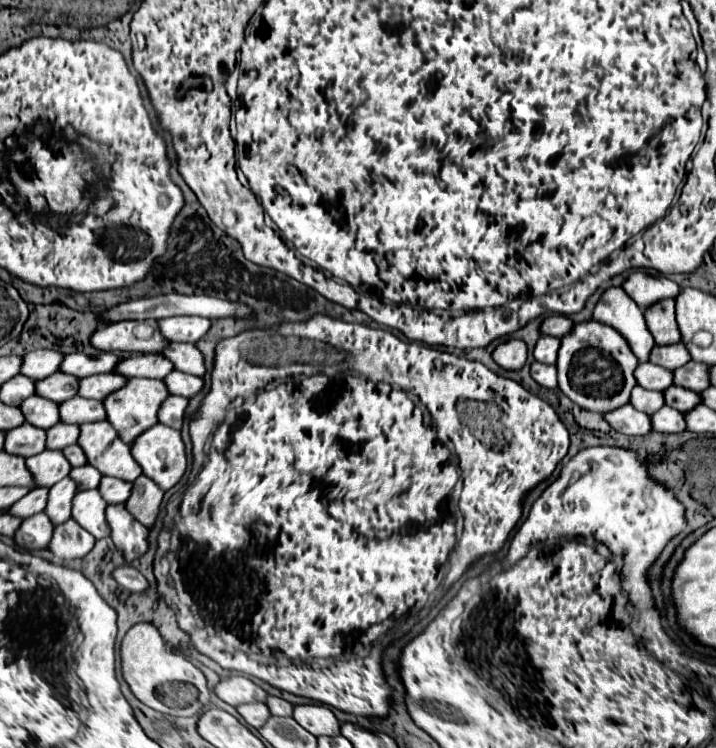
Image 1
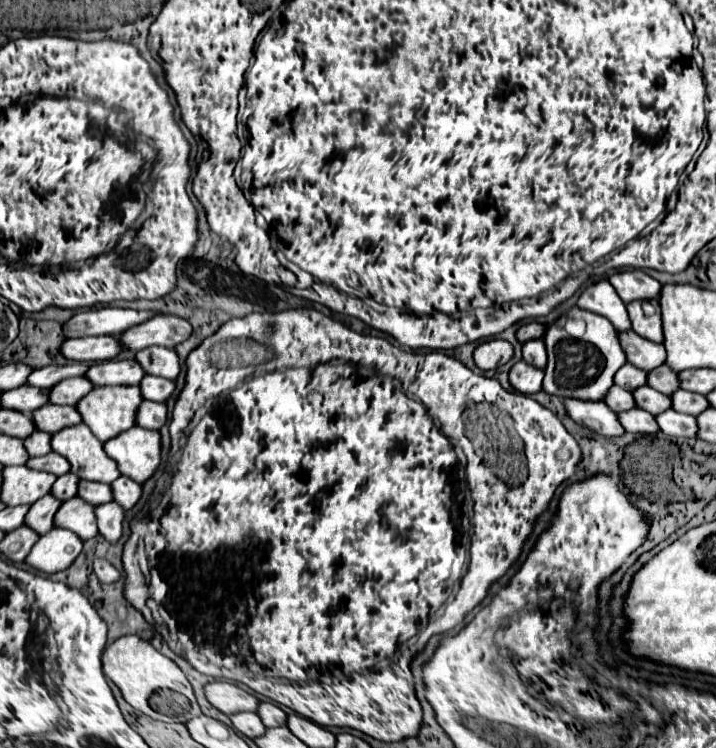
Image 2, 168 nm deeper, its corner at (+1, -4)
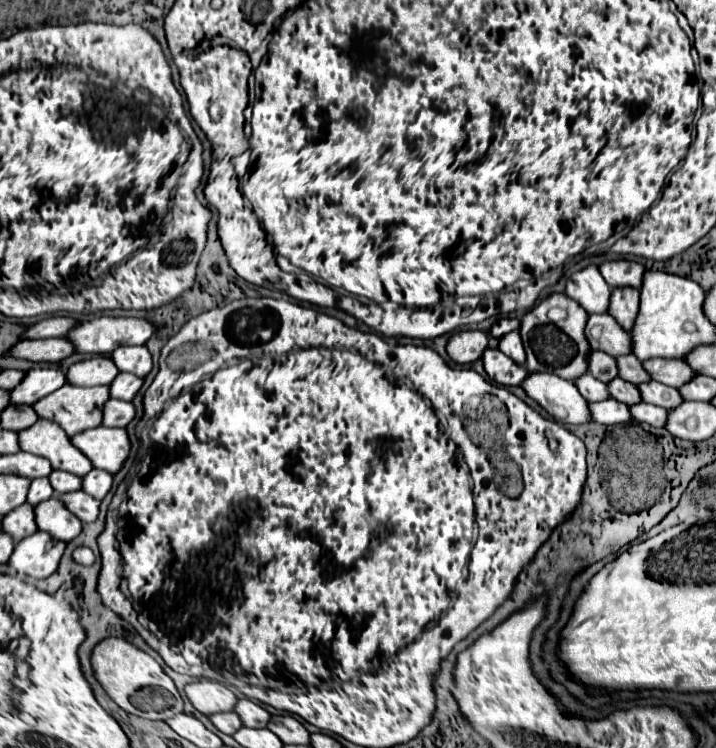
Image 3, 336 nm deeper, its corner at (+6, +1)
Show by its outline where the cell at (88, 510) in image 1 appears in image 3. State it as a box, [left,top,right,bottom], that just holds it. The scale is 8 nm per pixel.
[33,496,83,542]

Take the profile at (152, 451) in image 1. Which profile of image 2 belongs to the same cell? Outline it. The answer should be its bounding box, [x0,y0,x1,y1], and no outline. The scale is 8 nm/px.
[104,427,162,483]

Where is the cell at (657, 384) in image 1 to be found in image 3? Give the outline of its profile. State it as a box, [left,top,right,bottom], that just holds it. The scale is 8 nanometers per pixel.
[589,350,617,384]

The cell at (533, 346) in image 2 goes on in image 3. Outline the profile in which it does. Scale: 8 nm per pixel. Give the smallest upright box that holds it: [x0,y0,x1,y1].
[499,330,525,364]

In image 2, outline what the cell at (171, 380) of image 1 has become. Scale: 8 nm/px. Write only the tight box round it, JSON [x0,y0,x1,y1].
[140,375,176,403]

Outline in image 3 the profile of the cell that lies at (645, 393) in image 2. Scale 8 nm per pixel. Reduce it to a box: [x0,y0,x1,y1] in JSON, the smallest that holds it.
[609,378,641,404]

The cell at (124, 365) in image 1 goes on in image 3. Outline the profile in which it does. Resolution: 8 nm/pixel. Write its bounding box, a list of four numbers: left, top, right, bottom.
[67,356,117,386]

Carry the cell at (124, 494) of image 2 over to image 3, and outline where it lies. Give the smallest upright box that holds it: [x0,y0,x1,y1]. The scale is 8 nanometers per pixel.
[81,470,113,498]

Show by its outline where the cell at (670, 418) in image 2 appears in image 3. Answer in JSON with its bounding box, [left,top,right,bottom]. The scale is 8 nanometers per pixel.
[629,402,667,428]

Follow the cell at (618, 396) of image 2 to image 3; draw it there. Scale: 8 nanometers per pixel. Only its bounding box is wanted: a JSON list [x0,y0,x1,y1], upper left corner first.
[573,374,609,402]

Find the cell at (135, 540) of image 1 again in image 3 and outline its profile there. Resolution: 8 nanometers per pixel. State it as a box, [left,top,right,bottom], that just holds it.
[57,490,99,522]

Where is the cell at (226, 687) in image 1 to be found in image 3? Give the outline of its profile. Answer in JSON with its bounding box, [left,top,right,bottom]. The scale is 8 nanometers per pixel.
[183,680,237,716]

